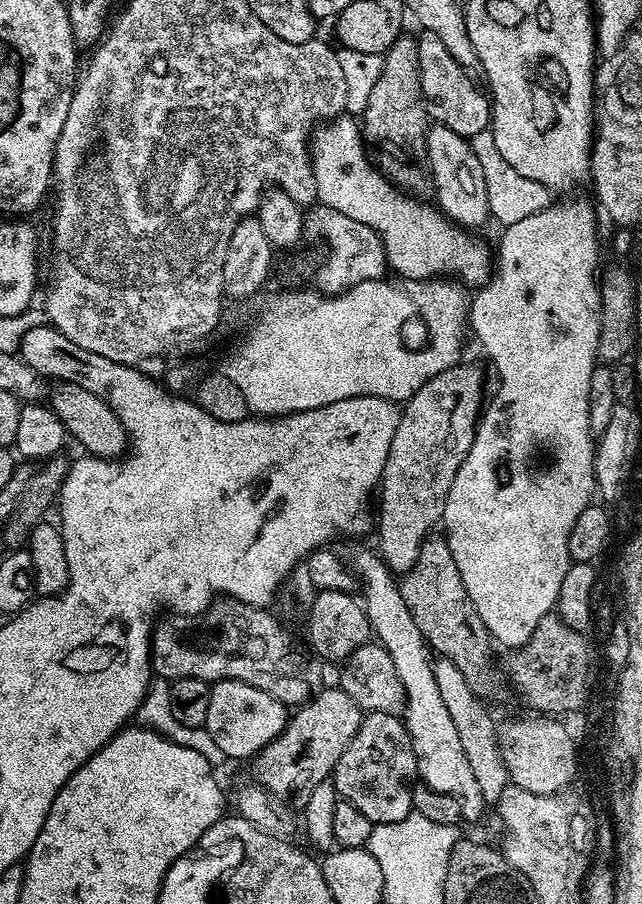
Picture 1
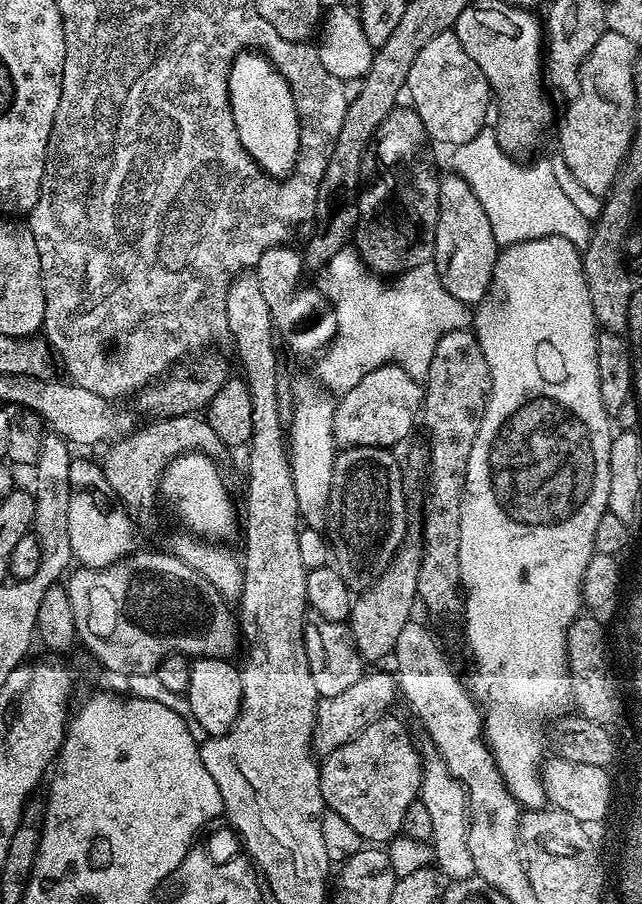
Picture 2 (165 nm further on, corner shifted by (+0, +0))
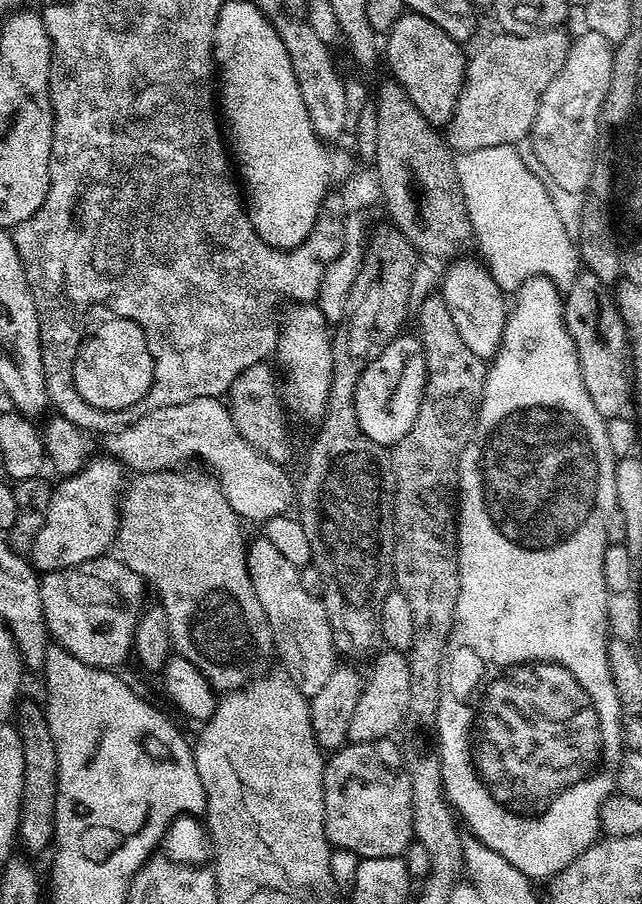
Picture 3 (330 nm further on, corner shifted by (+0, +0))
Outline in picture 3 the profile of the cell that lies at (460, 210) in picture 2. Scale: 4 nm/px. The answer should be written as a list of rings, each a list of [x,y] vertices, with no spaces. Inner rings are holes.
[[[453,259],[445,267],[449,268],[444,272],[442,295],[446,306],[450,306],[454,327],[458,329],[462,342],[466,342],[468,349],[473,354],[478,354],[478,358],[488,362],[500,349],[504,327],[508,321],[509,309],[506,307],[506,294],[479,259],[476,259],[477,261],[464,259]]]

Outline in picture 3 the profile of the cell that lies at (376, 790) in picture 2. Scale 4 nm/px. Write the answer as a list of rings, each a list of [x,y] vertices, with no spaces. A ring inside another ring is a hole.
[[[385,738],[383,740],[371,740],[370,742],[348,742],[344,747],[337,748],[327,757],[324,765],[324,825],[328,835],[329,845],[333,849],[341,848],[350,850],[361,860],[373,860],[374,858],[397,858],[403,857],[404,851],[408,848],[408,843],[413,843],[412,835],[412,795],[410,794],[410,774],[406,774],[404,765],[404,754],[399,743],[395,744],[395,739]]]

